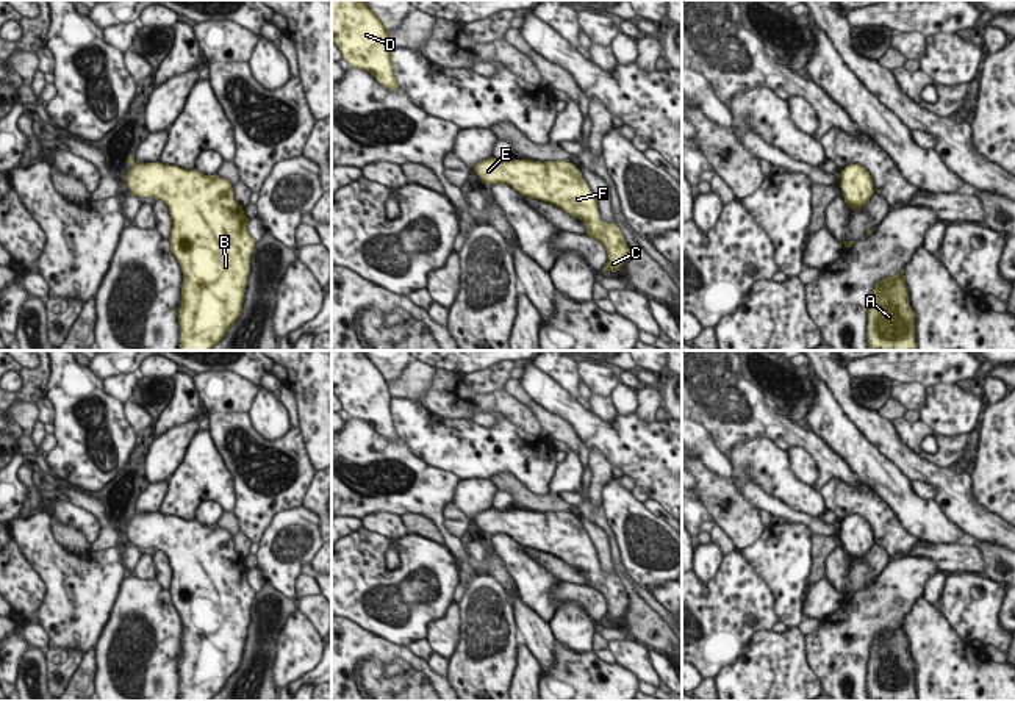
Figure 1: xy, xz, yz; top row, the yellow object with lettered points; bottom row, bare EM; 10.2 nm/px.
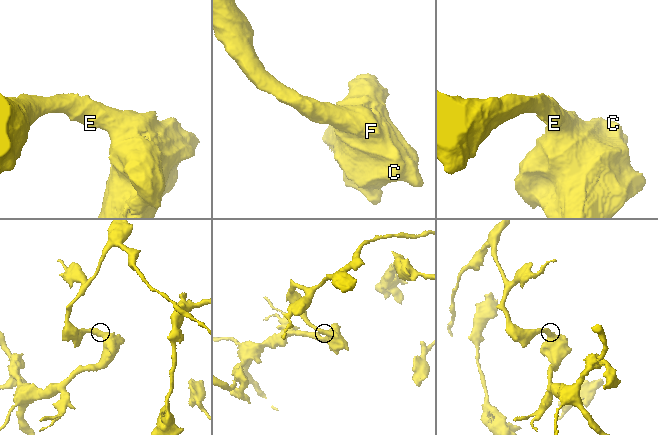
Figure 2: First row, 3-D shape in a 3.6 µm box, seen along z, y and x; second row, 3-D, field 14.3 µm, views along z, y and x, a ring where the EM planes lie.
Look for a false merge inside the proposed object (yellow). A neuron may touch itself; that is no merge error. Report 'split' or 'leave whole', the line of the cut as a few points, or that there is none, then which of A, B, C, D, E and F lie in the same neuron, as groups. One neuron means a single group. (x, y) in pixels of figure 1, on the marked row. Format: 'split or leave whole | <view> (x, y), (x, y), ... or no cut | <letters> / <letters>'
leave whole | no cut | A B C D E F

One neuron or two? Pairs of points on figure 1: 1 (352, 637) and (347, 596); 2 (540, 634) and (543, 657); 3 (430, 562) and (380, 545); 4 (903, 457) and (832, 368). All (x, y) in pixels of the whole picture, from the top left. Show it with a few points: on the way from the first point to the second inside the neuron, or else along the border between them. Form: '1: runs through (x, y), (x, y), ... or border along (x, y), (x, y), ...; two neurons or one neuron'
1: border along (347, 617), (382, 637); two neurons
2: runs through (540, 640), (543, 651); one neuron
3: runs through (413, 570), (405, 575), (388, 575), (380, 562); one neuron
4: runs through (881, 435), (845, 399), (842, 390); one neuron

